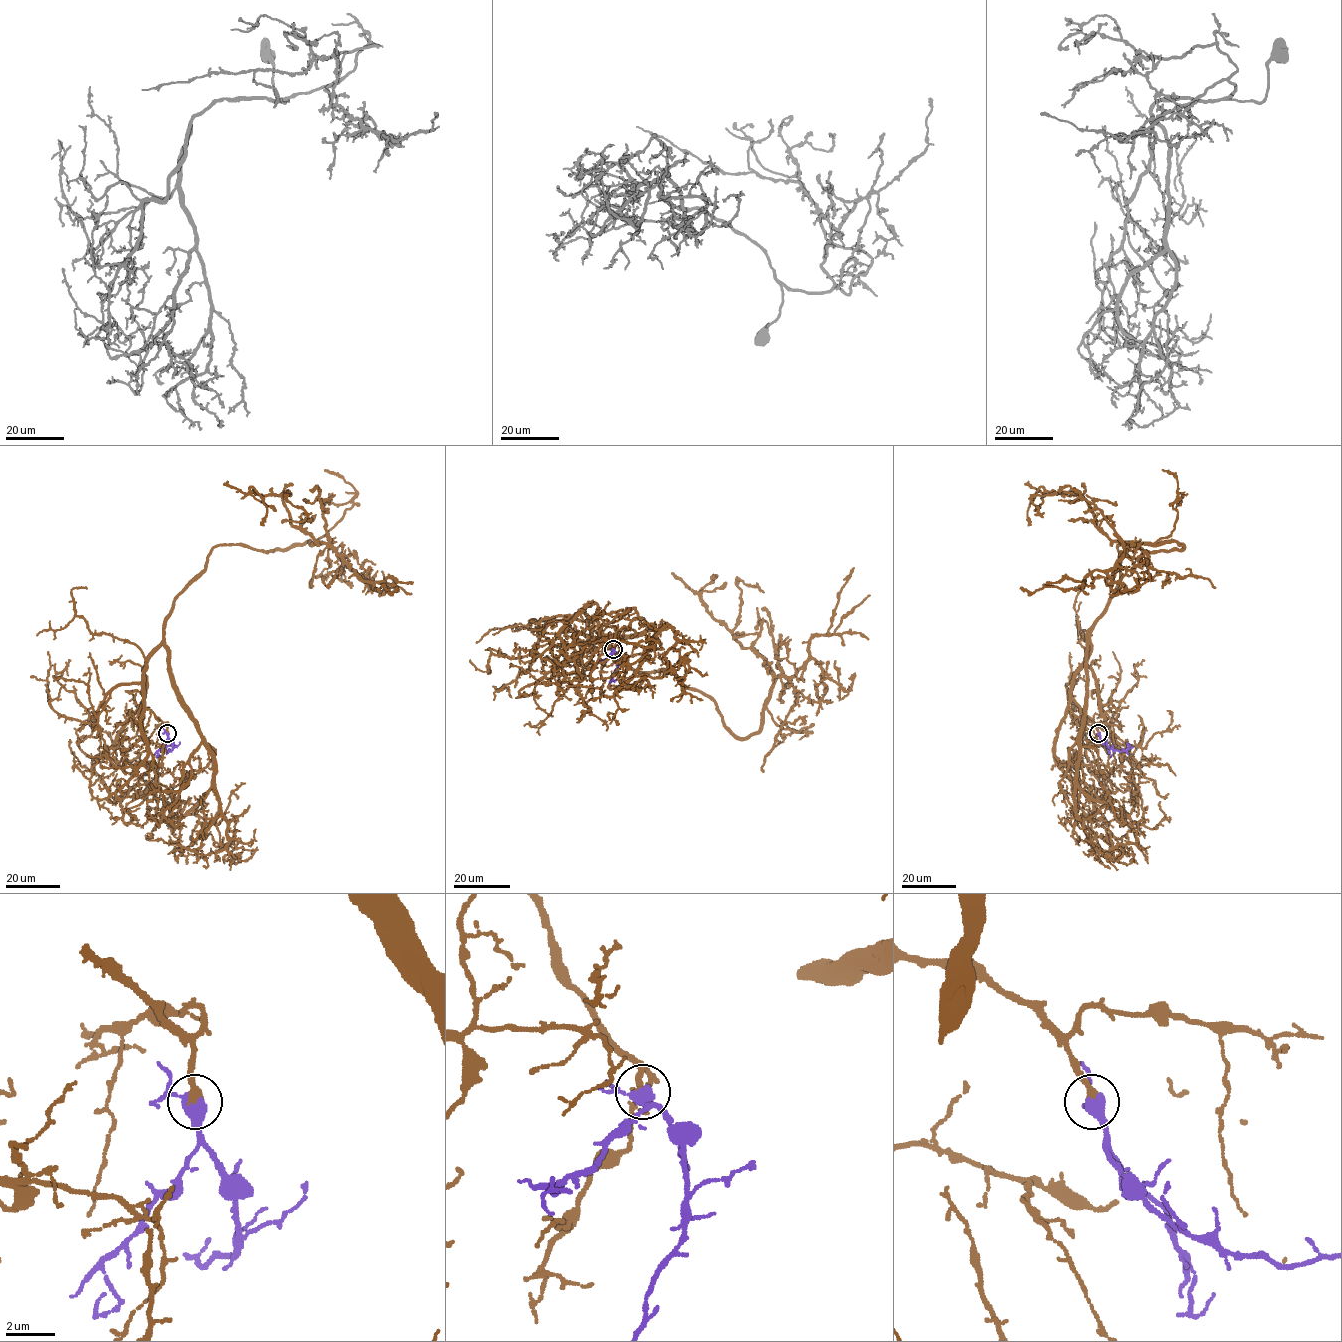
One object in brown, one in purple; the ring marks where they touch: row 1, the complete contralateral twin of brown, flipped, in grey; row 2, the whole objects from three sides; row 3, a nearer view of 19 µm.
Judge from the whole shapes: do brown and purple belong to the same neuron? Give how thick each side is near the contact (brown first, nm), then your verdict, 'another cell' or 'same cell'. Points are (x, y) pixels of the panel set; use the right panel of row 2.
calibres 300 and 460 nm; same cell

